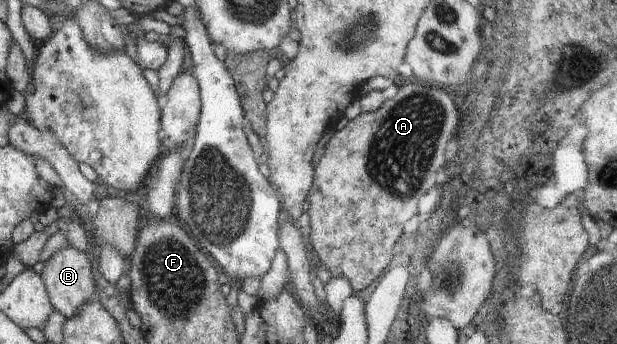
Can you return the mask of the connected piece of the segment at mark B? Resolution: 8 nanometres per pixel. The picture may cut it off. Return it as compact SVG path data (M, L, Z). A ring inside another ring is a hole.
M70 244L57 251L45 261L40 276L45 283L49 300L55 311L60 312L66 319L78 314L78 310L90 299L95 298L94 276L85 252L75 249Z

